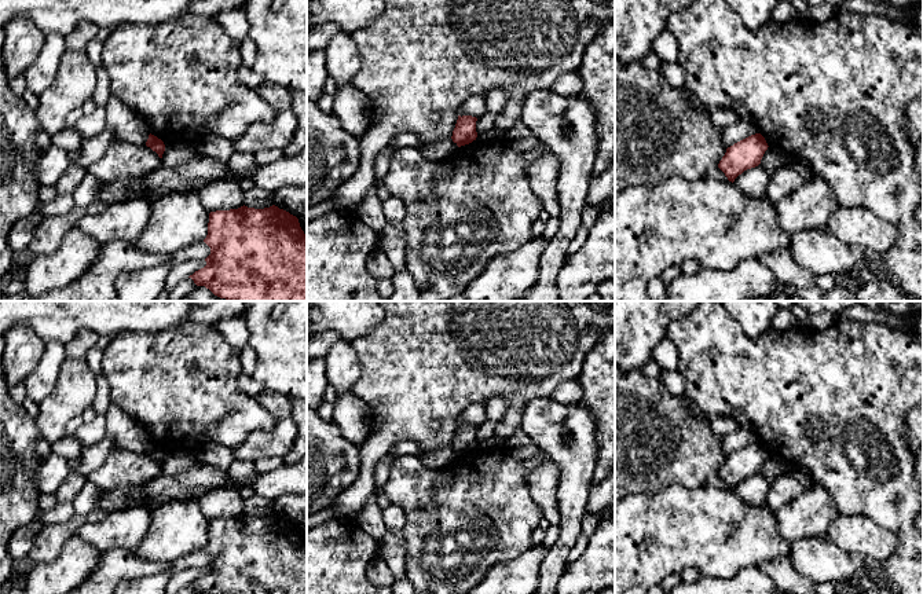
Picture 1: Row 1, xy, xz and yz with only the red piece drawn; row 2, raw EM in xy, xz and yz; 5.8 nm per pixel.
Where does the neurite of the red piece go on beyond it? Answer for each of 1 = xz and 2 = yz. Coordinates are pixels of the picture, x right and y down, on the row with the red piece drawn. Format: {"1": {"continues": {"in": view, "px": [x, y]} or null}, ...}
{"1": {"continues": null}, "2": {"continues": null}}

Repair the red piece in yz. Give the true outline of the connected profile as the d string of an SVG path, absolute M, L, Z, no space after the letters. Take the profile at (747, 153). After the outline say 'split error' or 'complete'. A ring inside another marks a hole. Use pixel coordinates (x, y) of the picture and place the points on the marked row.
M761 133L751 135L728 147L718 168L725 173L728 180L733 183L744 170L761 164L768 147L769 146Z; complete

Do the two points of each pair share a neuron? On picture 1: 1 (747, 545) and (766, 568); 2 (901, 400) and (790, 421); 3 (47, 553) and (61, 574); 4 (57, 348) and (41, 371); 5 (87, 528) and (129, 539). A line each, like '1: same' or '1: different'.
1: different
2: same
3: different
4: same
5: same

